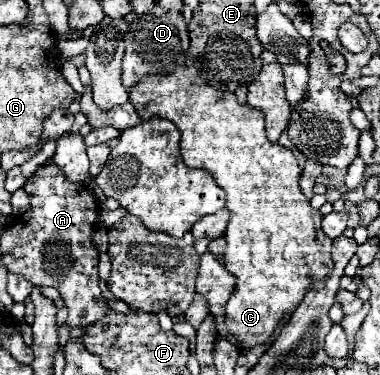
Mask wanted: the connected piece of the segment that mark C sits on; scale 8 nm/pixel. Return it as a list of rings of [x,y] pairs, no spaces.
[[[180,67],[166,75],[142,77],[128,91],[130,103],[134,105],[142,121],[150,117],[162,117],[172,121],[180,131],[180,153],[188,167],[208,169],[216,183],[226,191],[226,209],[230,211],[226,229],[226,249],[224,261],[226,269],[236,275],[236,291],[226,305],[226,325],[232,335],[242,341],[242,349],[266,343],[282,313],[294,311],[310,287],[324,281],[334,267],[330,257],[332,239],[324,235],[320,221],[322,213],[312,209],[304,193],[300,191],[300,165],[294,153],[278,143],[270,143],[264,131],[264,113],[260,109],[240,105],[236,95],[230,91],[220,91],[208,85],[194,67]]]

